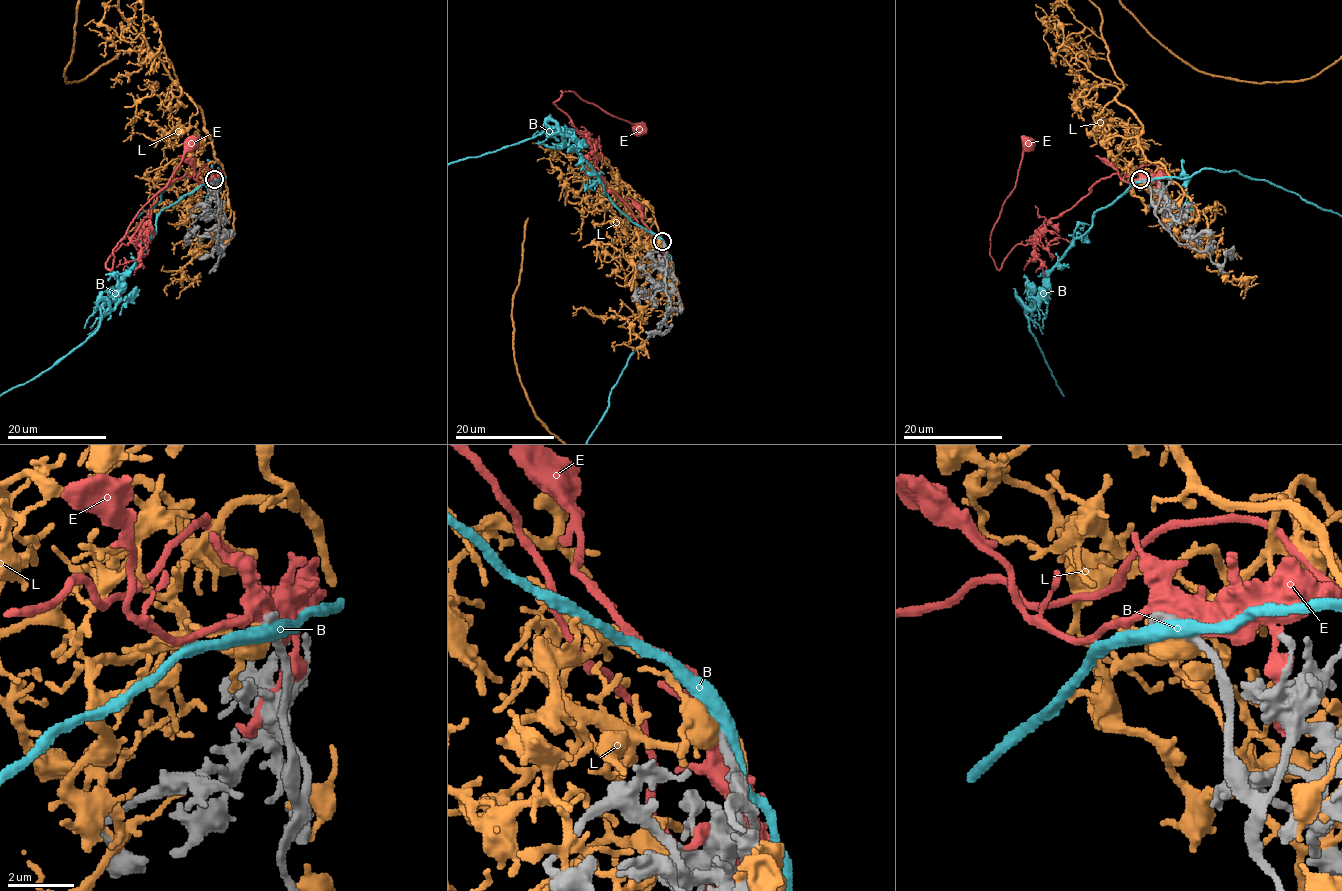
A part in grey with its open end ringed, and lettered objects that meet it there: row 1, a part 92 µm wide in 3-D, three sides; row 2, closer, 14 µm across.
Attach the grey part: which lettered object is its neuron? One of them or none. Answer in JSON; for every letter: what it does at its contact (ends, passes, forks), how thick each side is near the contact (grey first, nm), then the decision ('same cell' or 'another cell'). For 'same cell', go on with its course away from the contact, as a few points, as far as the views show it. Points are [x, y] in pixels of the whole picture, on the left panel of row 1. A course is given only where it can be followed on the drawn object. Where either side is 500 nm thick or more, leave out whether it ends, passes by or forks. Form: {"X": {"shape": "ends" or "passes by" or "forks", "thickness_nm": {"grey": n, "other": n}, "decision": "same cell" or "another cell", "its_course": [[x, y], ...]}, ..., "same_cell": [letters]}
{"B": {"shape": "passes by", "thickness_nm": {"grey": 400, "other": 440}, "decision": "another cell"}, "E": {"shape": "forks", "thickness_nm": {"grey": 400, "other": 480}, "decision": "another cell"}, "L": {"thickness_nm": {"grey": 420, "other": 500}, "decision": "another cell"}, "same_cell": []}

